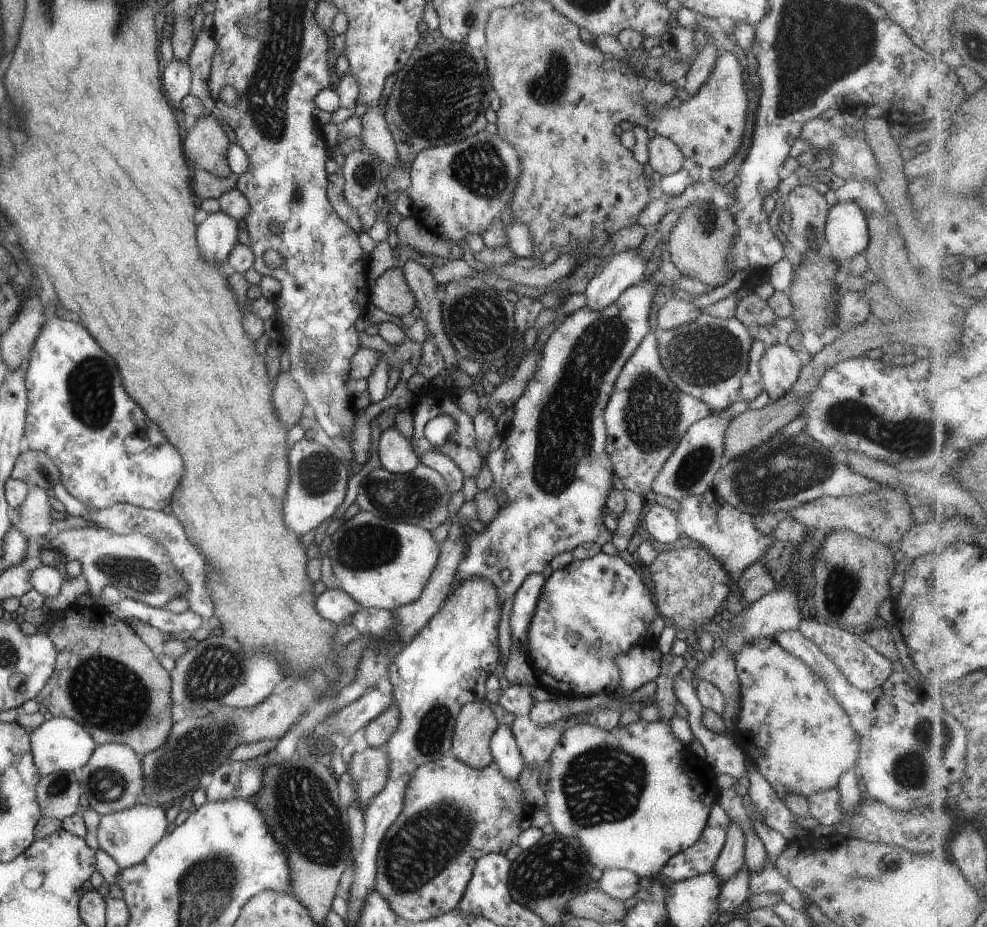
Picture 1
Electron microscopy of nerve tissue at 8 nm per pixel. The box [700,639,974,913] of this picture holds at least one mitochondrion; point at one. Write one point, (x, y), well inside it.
(912, 771)

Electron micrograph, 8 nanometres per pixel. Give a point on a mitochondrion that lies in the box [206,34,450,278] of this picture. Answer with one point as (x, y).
(364, 175)

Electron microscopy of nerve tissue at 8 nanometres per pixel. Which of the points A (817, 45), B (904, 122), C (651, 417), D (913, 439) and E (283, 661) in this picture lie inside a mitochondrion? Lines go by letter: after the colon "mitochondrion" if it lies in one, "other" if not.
A: mitochondrion
B: other
C: mitochondrion
D: mitochondrion
E: other

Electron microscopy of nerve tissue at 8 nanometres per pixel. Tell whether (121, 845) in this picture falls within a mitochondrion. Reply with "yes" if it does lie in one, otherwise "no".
no

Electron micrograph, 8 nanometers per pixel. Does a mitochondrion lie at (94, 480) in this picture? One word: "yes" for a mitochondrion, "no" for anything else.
no

